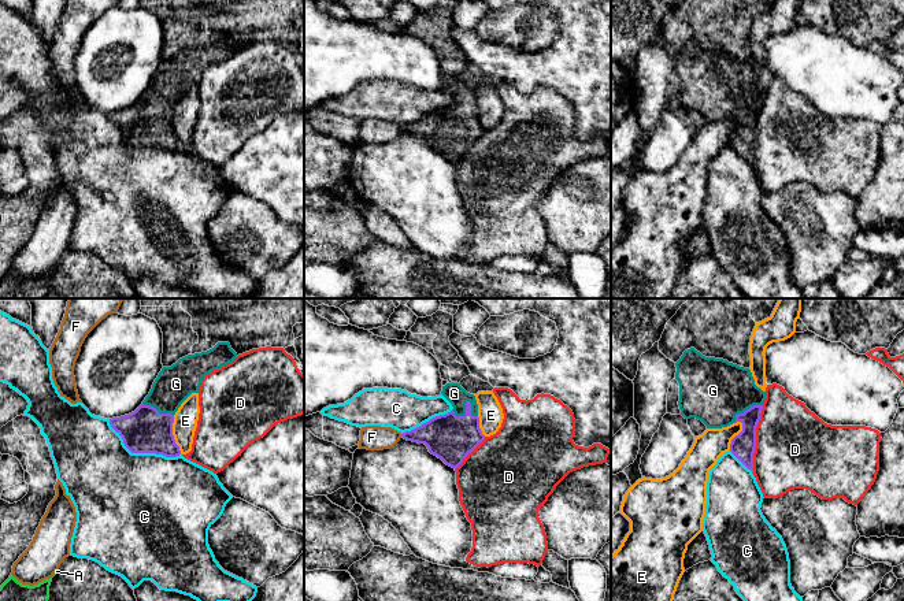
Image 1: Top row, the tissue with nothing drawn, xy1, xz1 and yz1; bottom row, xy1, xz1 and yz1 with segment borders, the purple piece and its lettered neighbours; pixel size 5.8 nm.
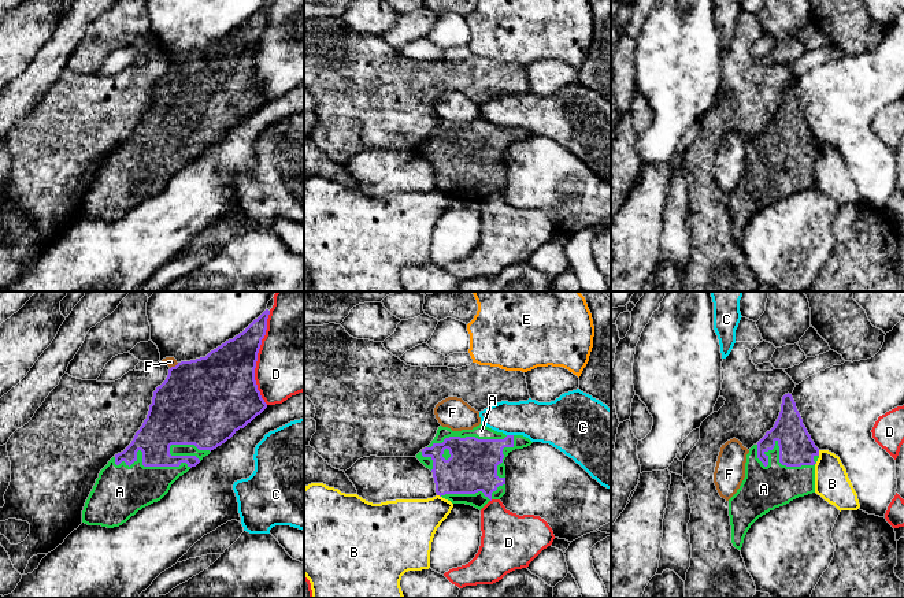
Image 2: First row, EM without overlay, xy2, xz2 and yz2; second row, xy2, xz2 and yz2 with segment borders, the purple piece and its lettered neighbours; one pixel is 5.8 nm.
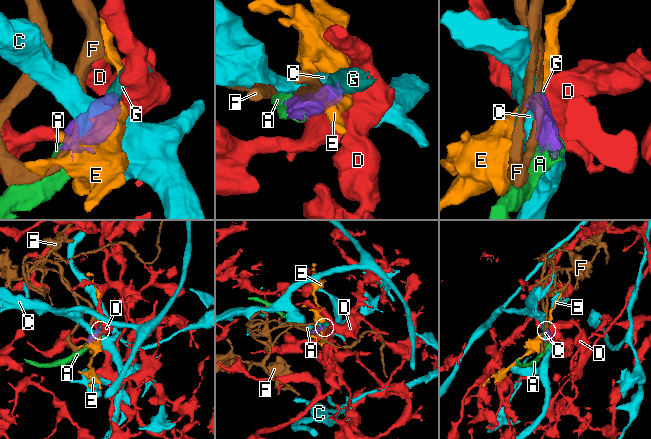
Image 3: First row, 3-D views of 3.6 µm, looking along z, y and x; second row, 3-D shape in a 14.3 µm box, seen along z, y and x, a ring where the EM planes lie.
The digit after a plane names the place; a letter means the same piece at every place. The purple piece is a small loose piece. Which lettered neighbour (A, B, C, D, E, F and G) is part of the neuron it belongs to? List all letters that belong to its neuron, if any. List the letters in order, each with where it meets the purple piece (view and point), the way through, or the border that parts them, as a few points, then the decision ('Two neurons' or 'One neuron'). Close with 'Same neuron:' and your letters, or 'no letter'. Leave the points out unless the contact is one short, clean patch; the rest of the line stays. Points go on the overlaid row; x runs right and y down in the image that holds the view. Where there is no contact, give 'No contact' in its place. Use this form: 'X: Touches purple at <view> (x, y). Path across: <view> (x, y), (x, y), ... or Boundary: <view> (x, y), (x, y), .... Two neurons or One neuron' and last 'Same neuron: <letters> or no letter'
A: Touches purple at yz2 (780, 452). One neuron
B: Touches purple at yz2 (818, 453). Two neurons
C: Touches purple at xy1 (140, 452). Two neurons
D: Touches purple at xy2 (256, 357). Two neurons
E: Touches purple at xy1 (171, 434). Boundary: xy1 (173, 415), (173, 438), (181, 453). Two neurons
F: Touches purple at xy2 (176, 366). Two neurons
G: Touches purple at xz1 (466, 404). Path across: xz1 (451, 438), (462, 425), (466, 404), (454, 393). One neuron
Same neuron: A, G

